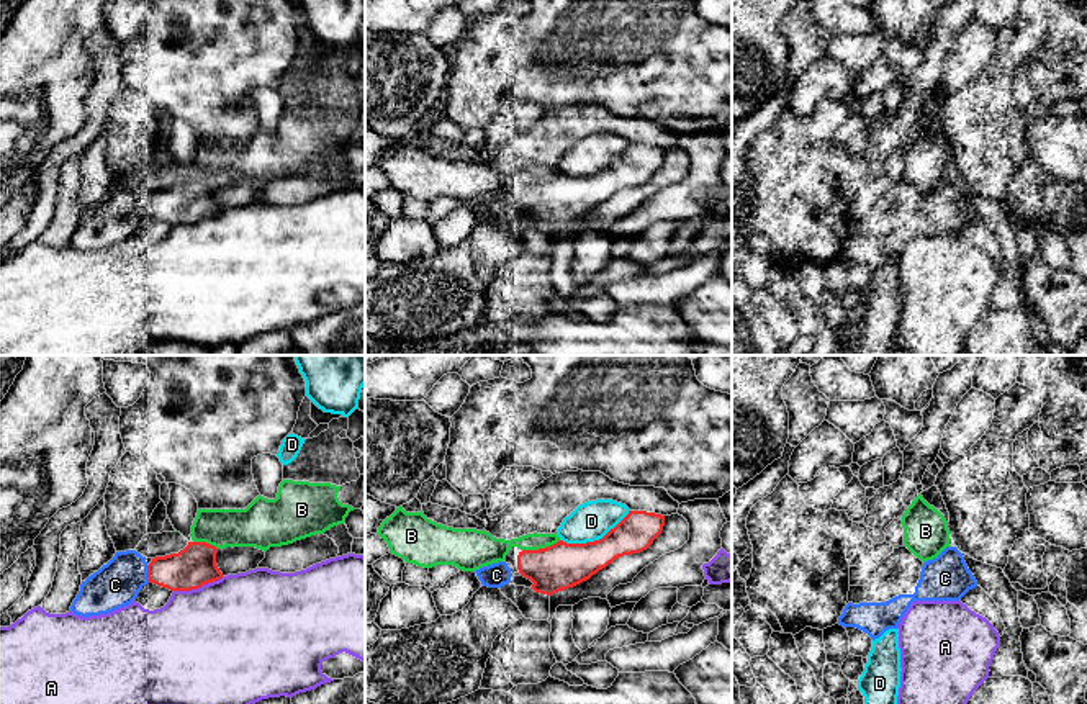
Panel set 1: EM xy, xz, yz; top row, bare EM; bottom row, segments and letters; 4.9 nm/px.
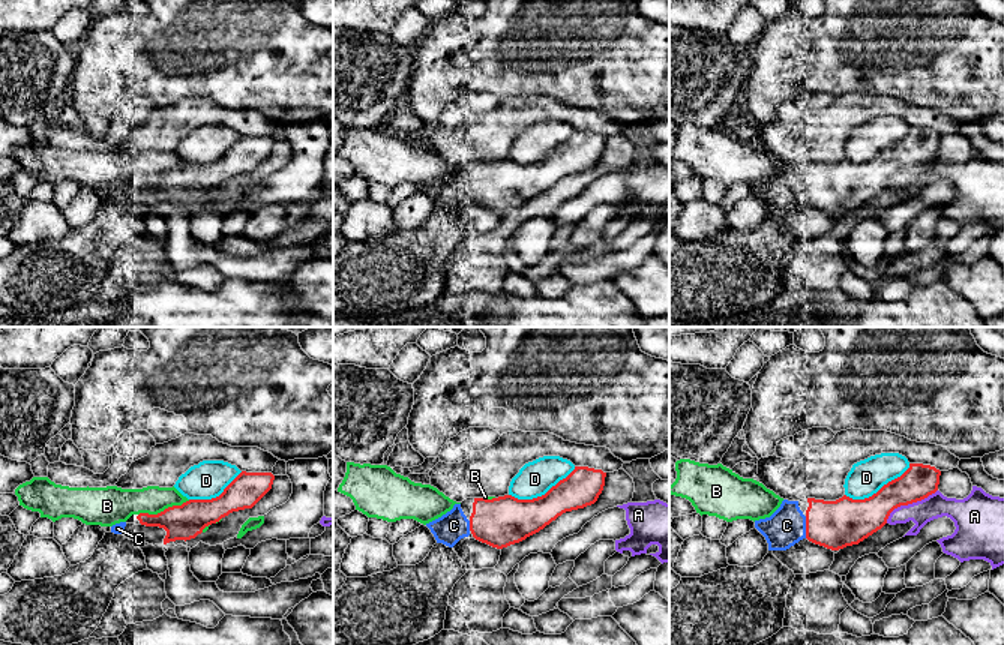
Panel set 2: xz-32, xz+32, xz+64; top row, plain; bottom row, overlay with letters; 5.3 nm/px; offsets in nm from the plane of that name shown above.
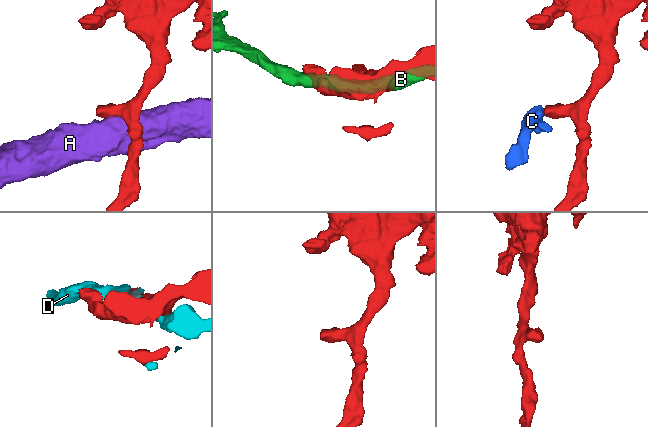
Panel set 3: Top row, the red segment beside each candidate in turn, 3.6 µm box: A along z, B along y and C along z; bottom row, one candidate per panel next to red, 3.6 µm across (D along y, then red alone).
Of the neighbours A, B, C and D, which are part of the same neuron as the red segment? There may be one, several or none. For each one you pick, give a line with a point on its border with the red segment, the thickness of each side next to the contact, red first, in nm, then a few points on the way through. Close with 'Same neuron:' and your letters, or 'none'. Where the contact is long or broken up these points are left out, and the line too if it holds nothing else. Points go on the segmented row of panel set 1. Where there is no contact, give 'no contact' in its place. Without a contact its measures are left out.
C: contact xy (148, 573); calibres 200 and 220 nm
Same neuron: C

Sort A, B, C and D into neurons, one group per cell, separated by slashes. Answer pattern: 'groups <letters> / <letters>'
groups A / B / C / D

